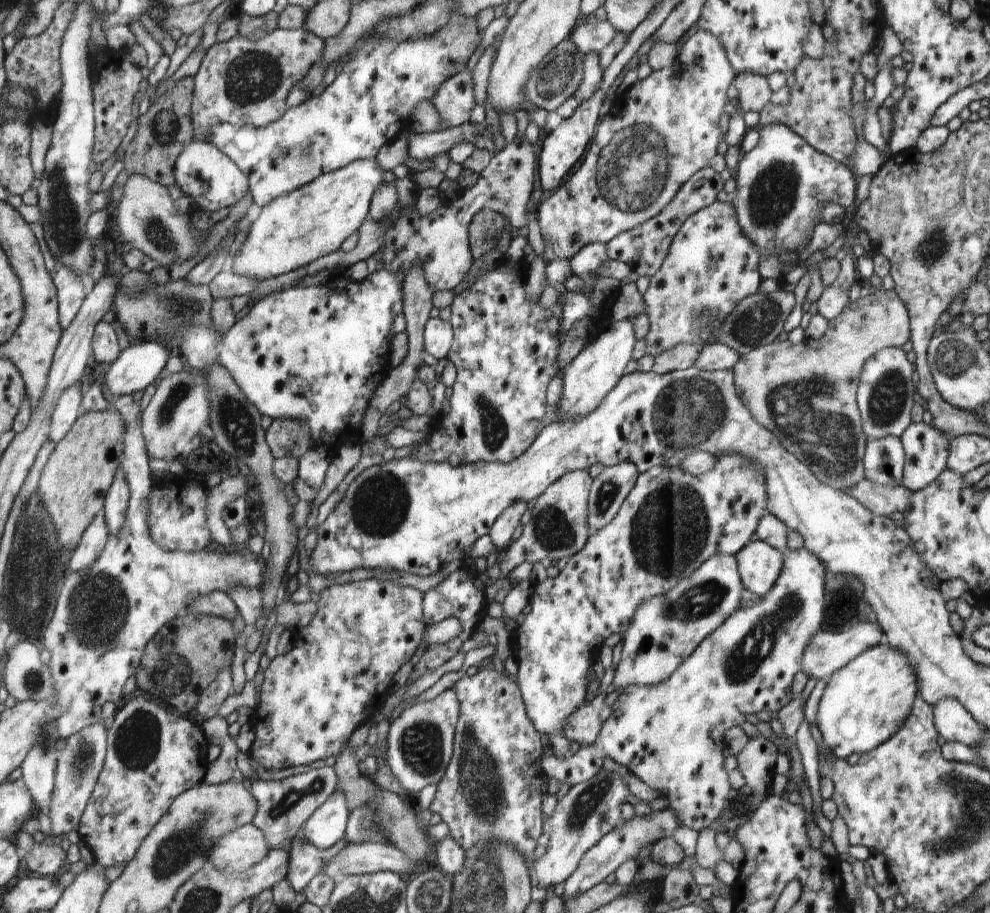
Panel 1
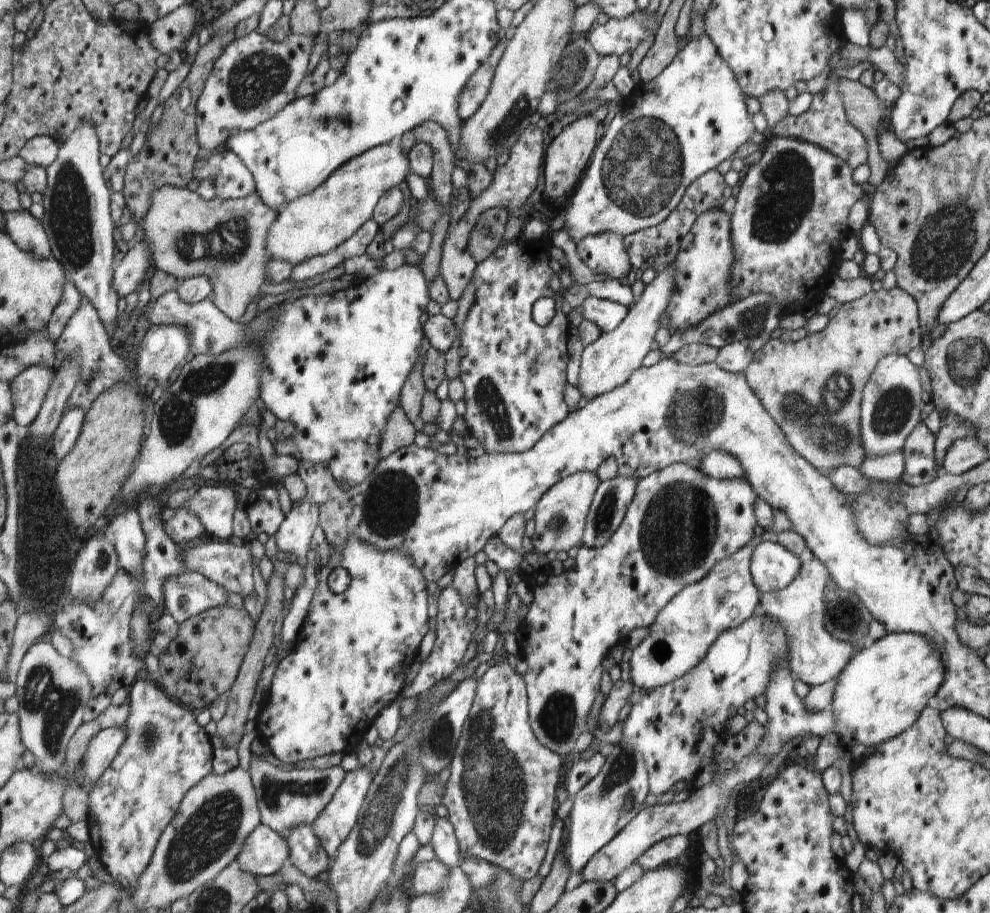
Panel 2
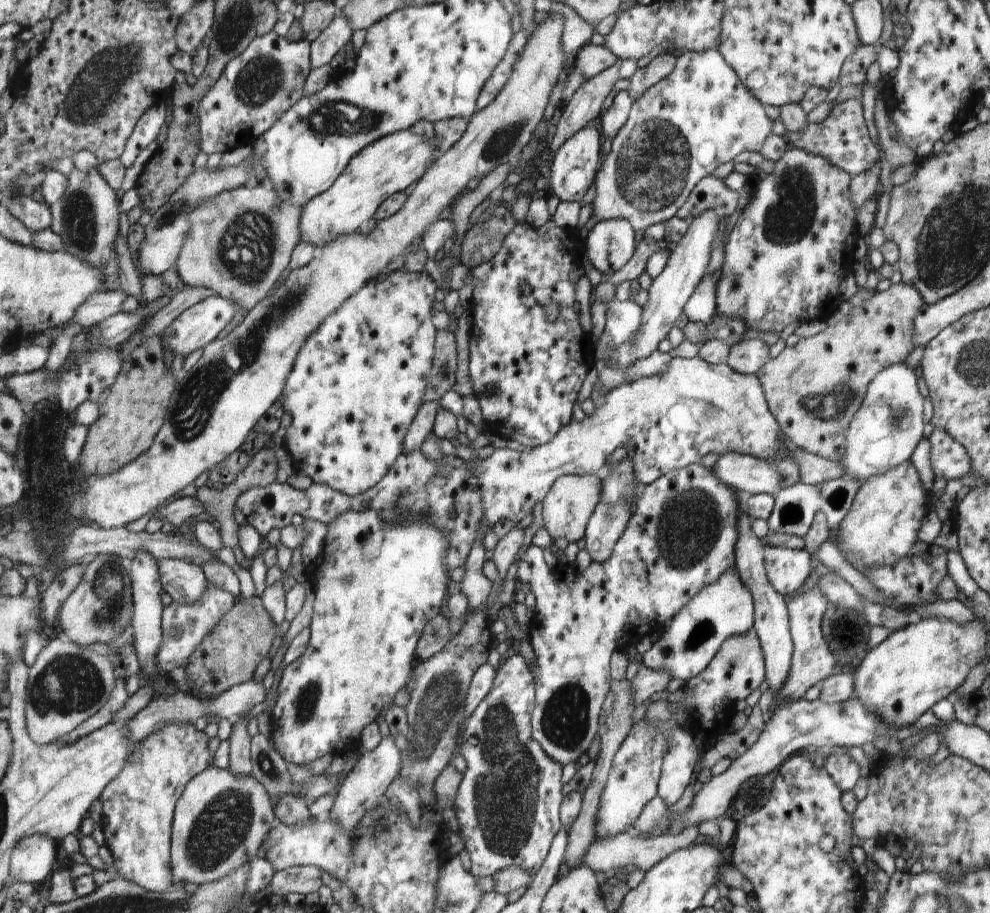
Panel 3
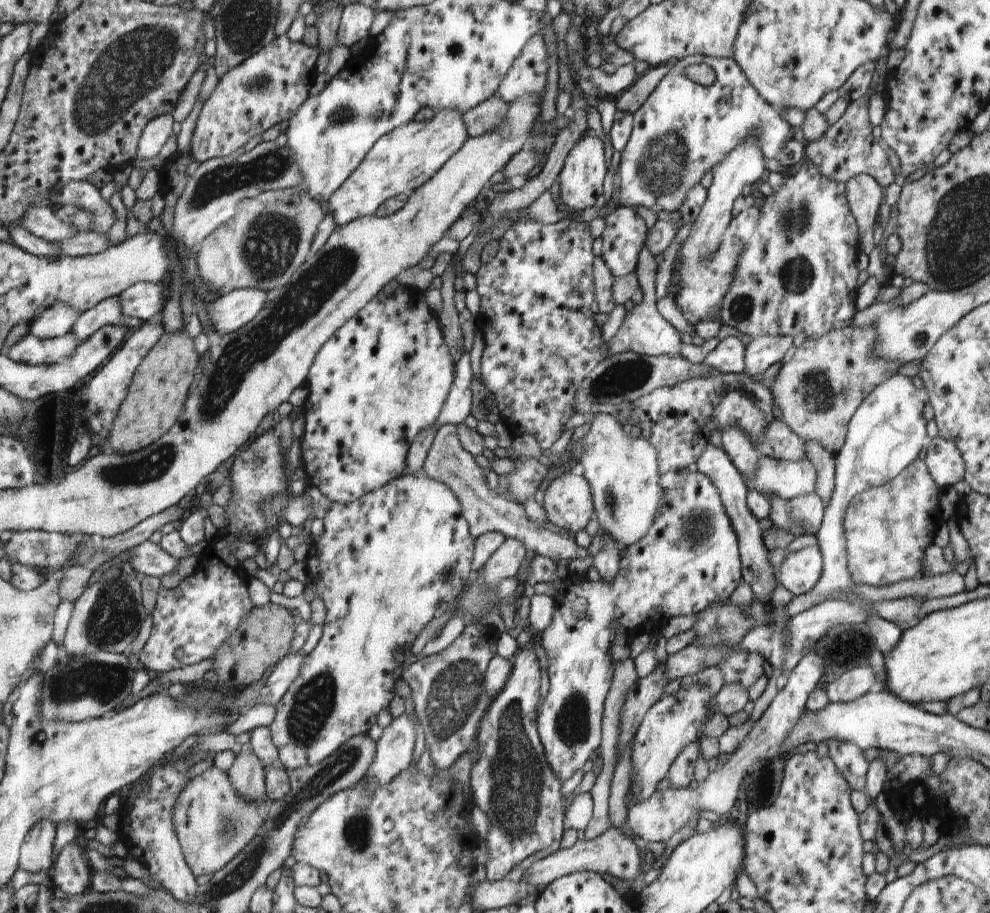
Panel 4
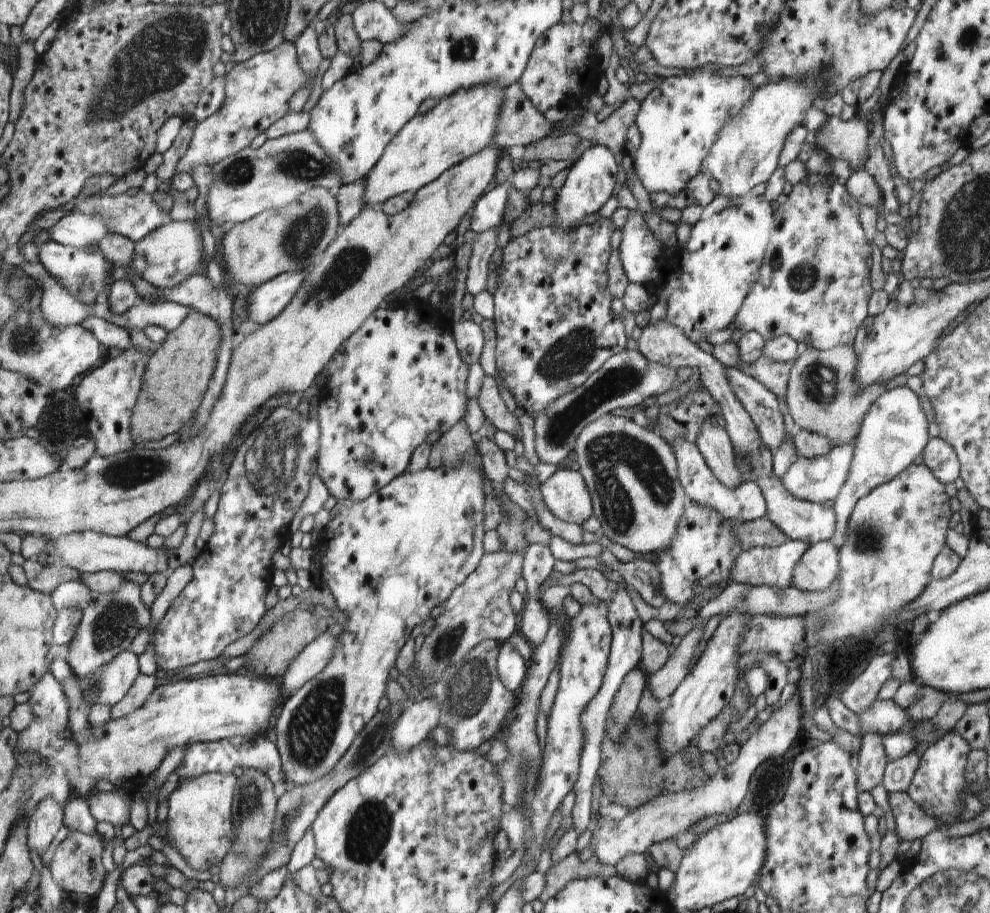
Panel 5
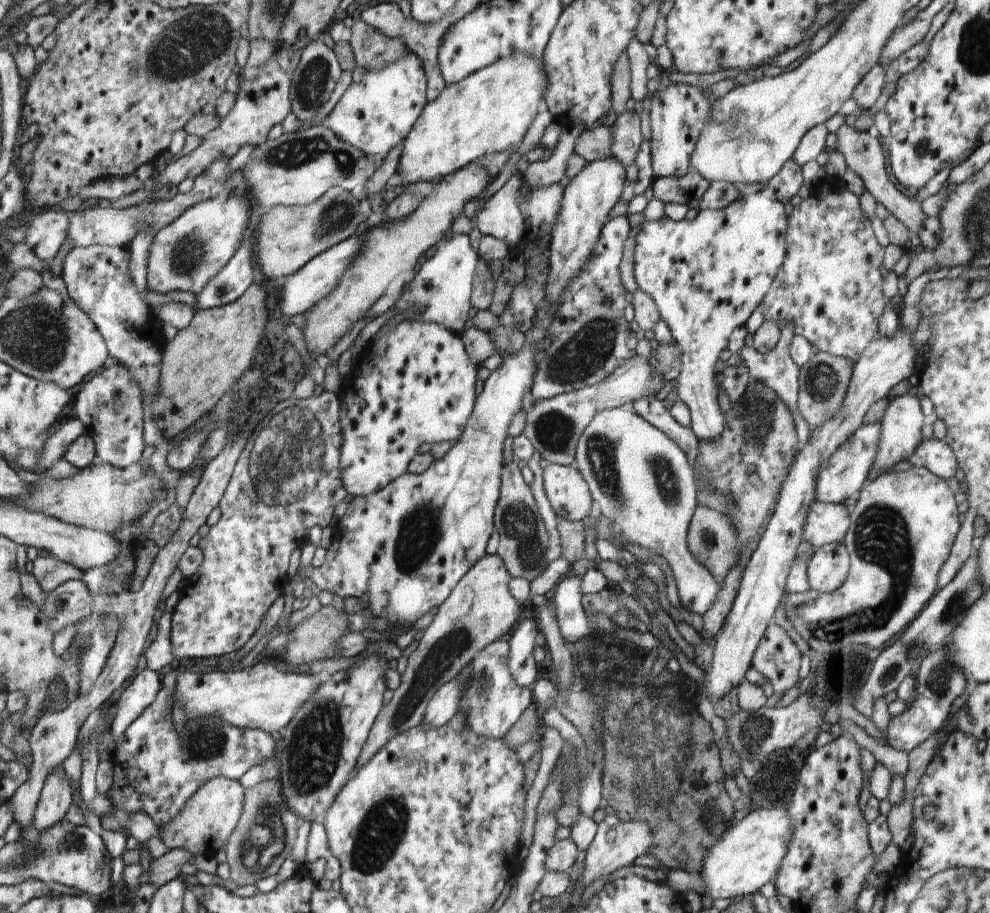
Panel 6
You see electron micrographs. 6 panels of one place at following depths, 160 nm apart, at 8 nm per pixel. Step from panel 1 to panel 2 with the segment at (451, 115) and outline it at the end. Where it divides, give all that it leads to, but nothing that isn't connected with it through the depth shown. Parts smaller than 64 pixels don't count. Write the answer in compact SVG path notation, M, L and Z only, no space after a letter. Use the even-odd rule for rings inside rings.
M500 38L494 45L490 56L472 73L469 81L464 84L457 102L457 116L467 122L479 110L479 106L486 100L490 92L492 77L502 53L507 48L505 38Z

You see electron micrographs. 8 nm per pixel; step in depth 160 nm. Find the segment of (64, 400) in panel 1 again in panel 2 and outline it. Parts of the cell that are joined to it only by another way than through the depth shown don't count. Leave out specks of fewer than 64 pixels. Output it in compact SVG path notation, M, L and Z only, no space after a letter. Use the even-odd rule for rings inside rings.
M80 407L69 408L62 415L58 428L54 433L53 448L56 458L61 459L76 444L85 417L85 410Z

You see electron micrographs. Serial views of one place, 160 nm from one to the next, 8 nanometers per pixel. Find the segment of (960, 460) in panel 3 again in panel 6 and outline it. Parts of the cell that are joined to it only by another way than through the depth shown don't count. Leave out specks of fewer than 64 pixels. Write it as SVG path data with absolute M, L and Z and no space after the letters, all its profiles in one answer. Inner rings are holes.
M924 438L909 456L908 461L913 466L927 468L945 481L952 478L959 467L954 451L943 439Z

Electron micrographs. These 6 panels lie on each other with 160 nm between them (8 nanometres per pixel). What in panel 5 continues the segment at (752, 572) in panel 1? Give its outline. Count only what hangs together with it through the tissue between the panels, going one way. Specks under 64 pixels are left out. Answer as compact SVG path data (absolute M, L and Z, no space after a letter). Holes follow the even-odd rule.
M828 540L810 544L794 567L791 584L801 591L823 591L839 576L839 550Z

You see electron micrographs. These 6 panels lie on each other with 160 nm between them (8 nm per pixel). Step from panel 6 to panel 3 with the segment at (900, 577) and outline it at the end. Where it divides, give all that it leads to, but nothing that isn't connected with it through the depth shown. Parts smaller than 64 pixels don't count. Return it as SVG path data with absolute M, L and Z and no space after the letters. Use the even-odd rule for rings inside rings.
M909 460L885 473L868 477L839 523L840 552L864 574L870 567L891 565L903 559L918 540L918 529L928 508L929 494L921 487L915 466Z

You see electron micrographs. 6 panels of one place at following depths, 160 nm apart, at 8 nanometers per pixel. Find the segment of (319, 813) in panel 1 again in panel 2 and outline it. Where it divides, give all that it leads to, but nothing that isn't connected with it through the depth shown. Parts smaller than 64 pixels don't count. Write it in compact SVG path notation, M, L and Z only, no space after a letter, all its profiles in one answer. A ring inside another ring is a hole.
M362 766L354 771L348 771L342 784L336 789L334 796L326 805L326 808L324 808L318 815L318 818L311 824L320 844L325 848L331 860L334 860L338 847L346 840L348 833L354 828L356 822L358 822L359 810L368 792L368 787L372 782L373 776L369 773L368 769Z

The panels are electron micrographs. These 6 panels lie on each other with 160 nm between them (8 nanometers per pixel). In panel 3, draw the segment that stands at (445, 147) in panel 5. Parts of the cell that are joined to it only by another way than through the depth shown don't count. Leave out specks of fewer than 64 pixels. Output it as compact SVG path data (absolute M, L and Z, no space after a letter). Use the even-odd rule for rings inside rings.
M406 129L379 139L376 146L368 145L368 150L364 150L348 170L343 170L344 174L340 173L340 182L336 182L332 190L324 191L300 207L303 208L299 220L300 241L323 247L339 237L358 232L366 220L375 216L384 200L416 182L438 156L435 136L429 143Z

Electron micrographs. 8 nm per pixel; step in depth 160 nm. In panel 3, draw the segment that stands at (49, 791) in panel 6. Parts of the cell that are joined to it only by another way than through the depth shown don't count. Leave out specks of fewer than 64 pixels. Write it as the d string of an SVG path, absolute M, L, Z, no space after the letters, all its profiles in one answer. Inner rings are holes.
M41 834L23 838L11 854L11 875L14 881L28 882L40 887L57 860L54 841Z

